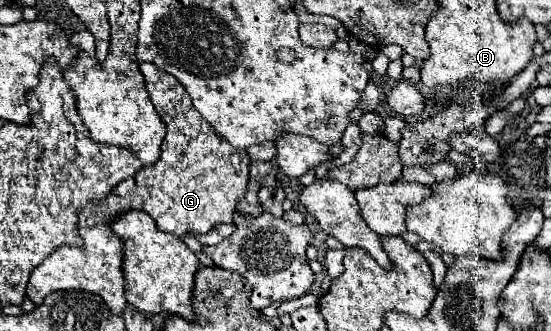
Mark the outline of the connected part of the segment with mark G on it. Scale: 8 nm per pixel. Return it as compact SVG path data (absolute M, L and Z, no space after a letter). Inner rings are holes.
M151 62L141 64L139 68L143 72L149 98L167 128L161 144L161 156L153 166L141 168L133 178L119 182L119 186L115 186L101 202L87 202L77 214L79 226L87 228L93 224L109 224L109 220L115 220L127 210L147 212L161 232L175 236L205 234L219 222L231 224L233 210L237 210L237 202L243 198L249 180L251 158L247 150L237 150L225 142L225 138L221 138L209 122L193 110L189 94L171 74L165 74L165 70Z

